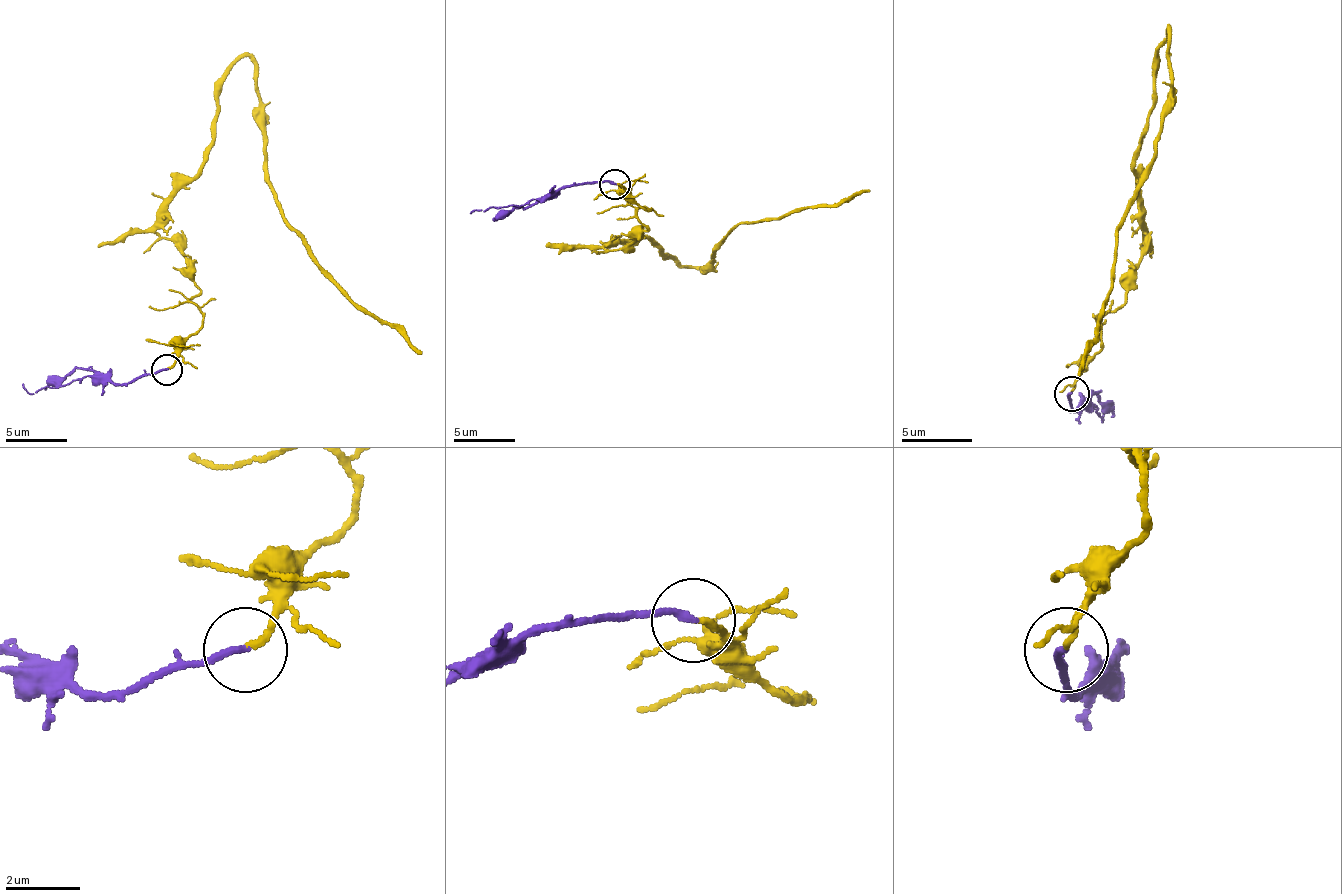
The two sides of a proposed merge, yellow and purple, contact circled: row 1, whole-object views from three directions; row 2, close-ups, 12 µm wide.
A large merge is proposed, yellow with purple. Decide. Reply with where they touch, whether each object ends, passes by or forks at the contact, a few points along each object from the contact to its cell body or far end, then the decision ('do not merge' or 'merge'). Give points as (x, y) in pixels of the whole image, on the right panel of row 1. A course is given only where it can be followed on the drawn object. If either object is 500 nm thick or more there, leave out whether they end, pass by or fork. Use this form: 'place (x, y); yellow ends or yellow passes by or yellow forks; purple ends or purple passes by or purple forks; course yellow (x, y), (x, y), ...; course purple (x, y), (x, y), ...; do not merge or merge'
place (1071, 393); yellow ends; purple ends; course yellow (1072, 394), (1147, 245), (1136, 167), (1168, 28), (1172, 110), (1079, 376); course purple (1072, 394), (1072, 408), (1083, 401), (1097, 405), (1101, 423), (1104, 408); merge

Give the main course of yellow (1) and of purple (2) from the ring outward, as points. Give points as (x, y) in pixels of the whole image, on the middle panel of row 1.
1: (614, 185), (650, 209), (638, 212), (647, 230), (608, 249), (647, 240), (705, 270), (733, 230), (870, 191)
2: (614, 185), (565, 185), (522, 206), (470, 212)

